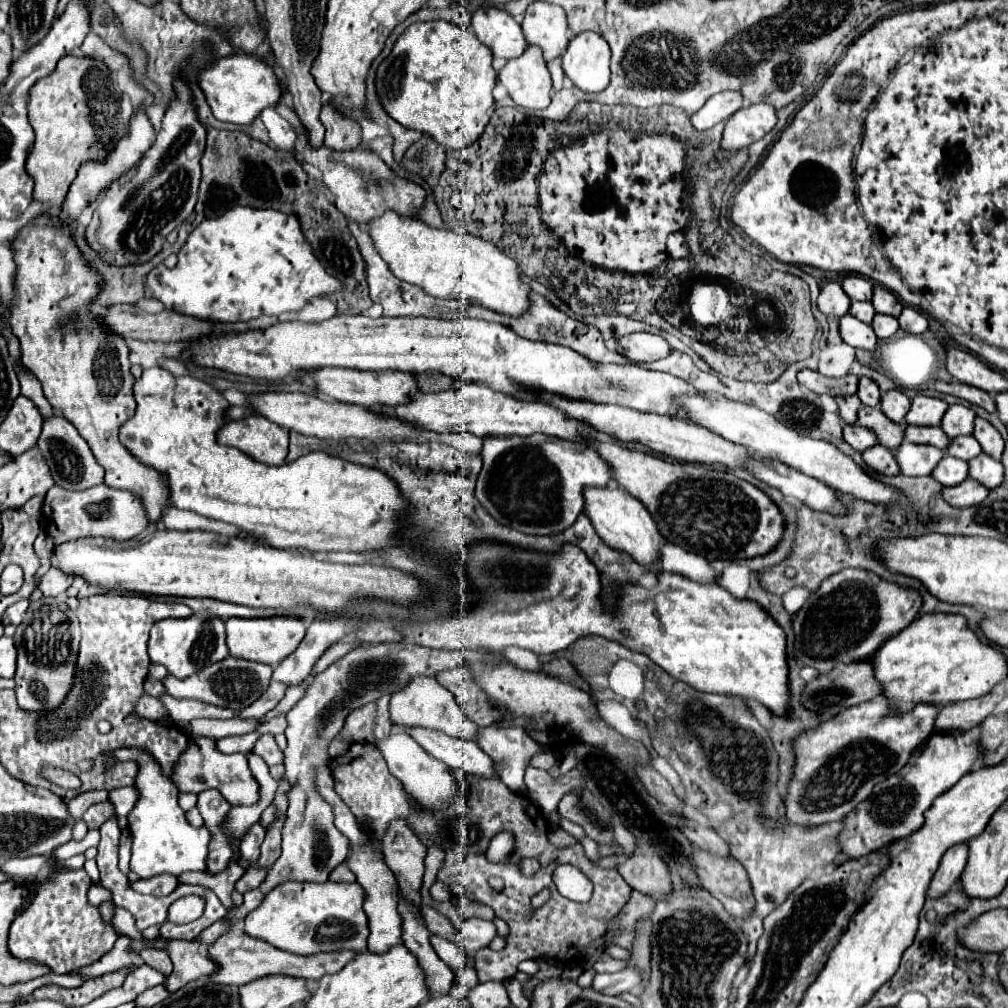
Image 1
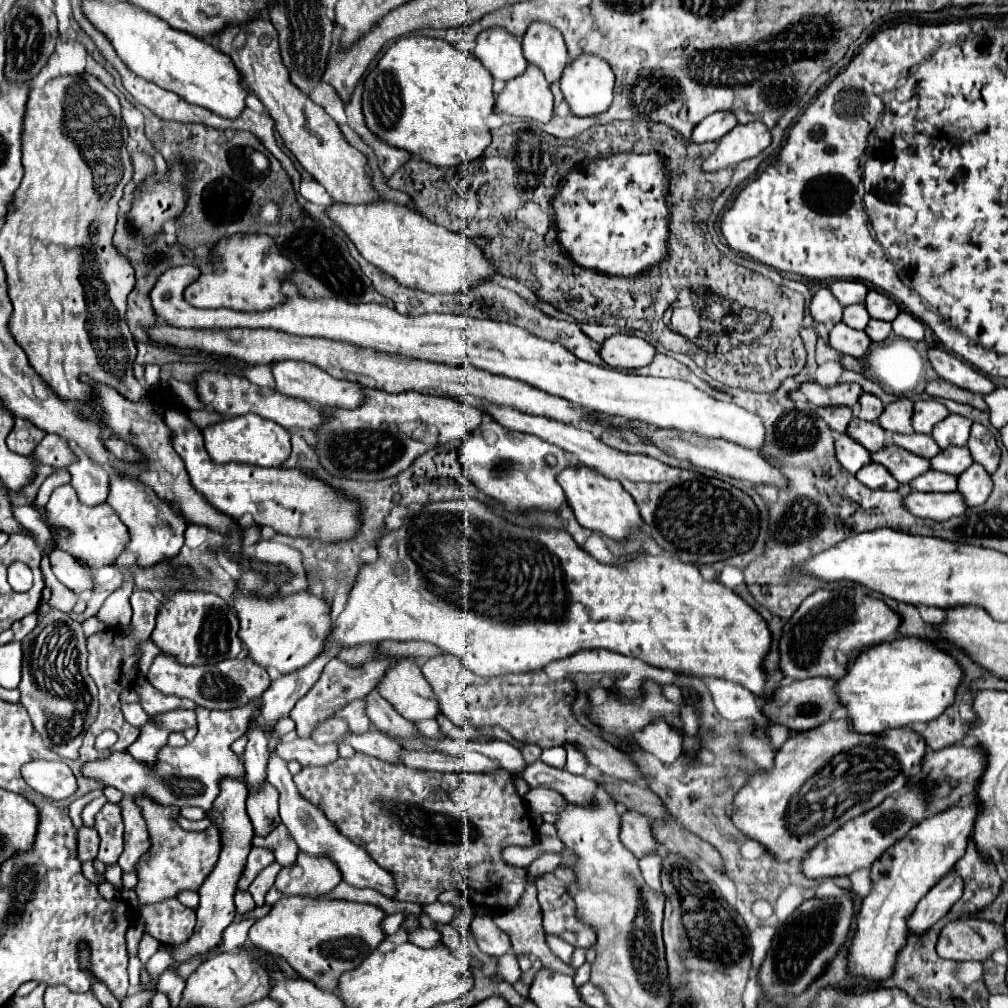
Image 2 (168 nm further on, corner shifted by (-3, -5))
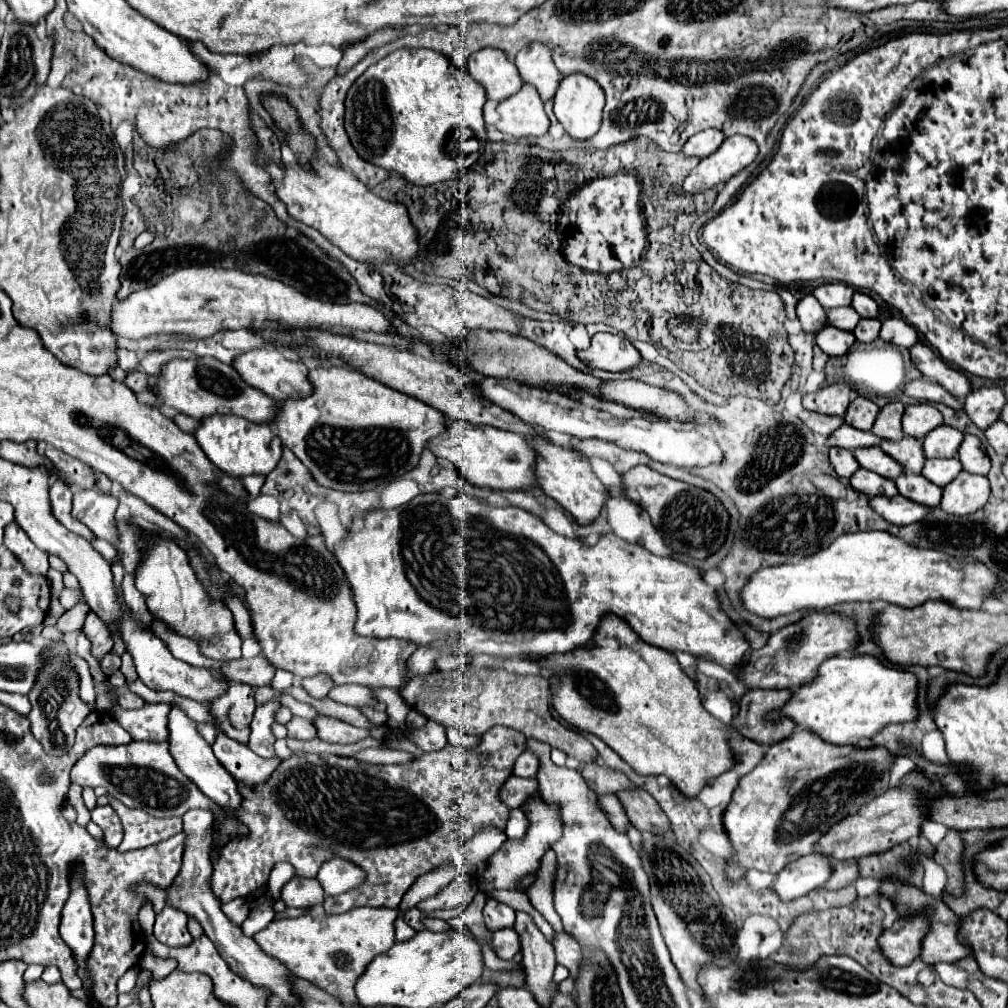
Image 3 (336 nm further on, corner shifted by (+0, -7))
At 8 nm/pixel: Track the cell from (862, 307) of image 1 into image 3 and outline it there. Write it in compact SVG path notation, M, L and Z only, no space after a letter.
M841 307L841 309L831 309L827 313L829 325L839 327L843 331L853 331L853 327L857 327L857 323L861 321L861 315L857 315L857 311L853 311L853 307Z

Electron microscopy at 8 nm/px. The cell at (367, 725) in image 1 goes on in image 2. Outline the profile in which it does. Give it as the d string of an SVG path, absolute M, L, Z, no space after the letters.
M326 719L326 721L320 721L316 725L316 729L312 731L312 737L316 743L338 743L342 733L348 731L348 725L342 721L342 719Z

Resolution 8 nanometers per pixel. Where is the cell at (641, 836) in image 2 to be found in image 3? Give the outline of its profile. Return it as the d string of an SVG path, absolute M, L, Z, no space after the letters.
M603 795L603 797L599 797L599 805L605 809L611 825L617 831L621 831L621 833L627 835L627 829L631 827L631 823L629 823L629 817L625 815L625 811L621 807L621 801L615 795Z

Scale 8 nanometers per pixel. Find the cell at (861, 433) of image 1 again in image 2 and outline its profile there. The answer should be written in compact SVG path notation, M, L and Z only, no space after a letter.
M842 435L836 441L836 459L848 473L854 475L858 469L870 463L870 453L862 445L856 445L848 435Z

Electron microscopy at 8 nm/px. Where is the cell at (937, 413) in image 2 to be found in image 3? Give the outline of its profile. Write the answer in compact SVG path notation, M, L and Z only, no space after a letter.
M915 403L905 407L905 413L903 413L905 435L921 439L941 423L943 423L943 415L931 403Z

